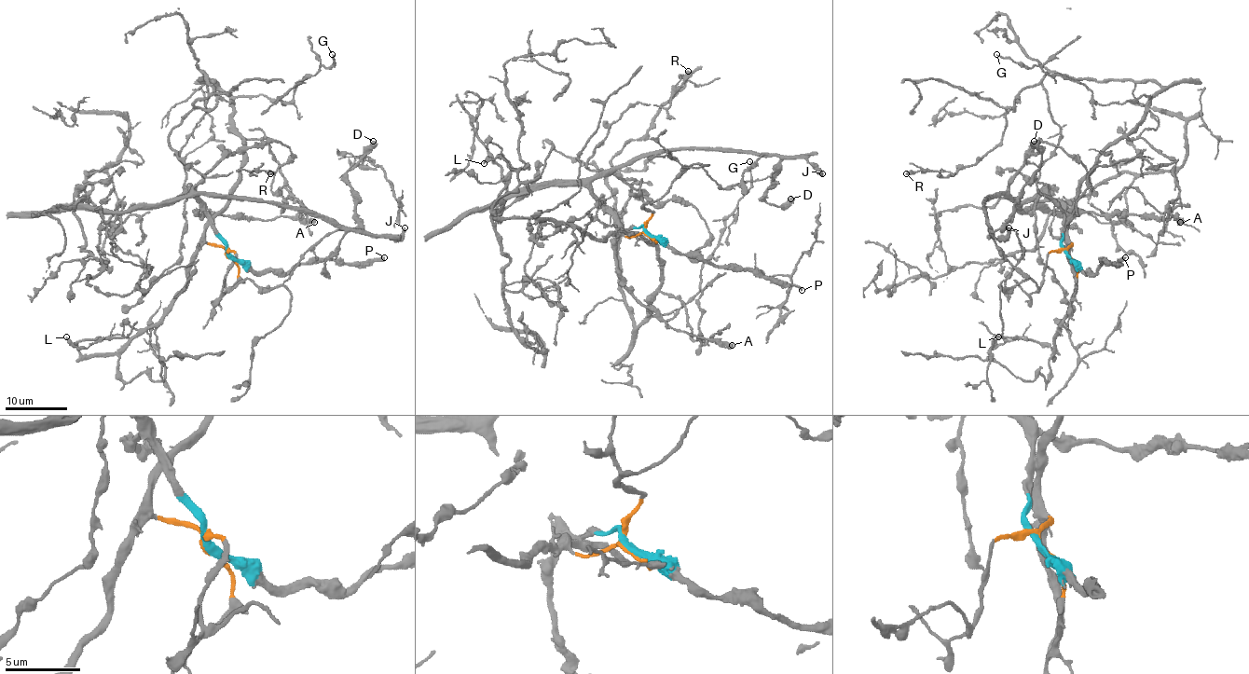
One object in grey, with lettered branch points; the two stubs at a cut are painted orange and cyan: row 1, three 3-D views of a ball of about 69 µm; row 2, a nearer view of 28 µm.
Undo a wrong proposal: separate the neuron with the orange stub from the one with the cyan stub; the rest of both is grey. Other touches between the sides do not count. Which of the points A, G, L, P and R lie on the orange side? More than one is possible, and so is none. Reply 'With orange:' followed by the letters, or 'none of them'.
With orange: G, L, R

